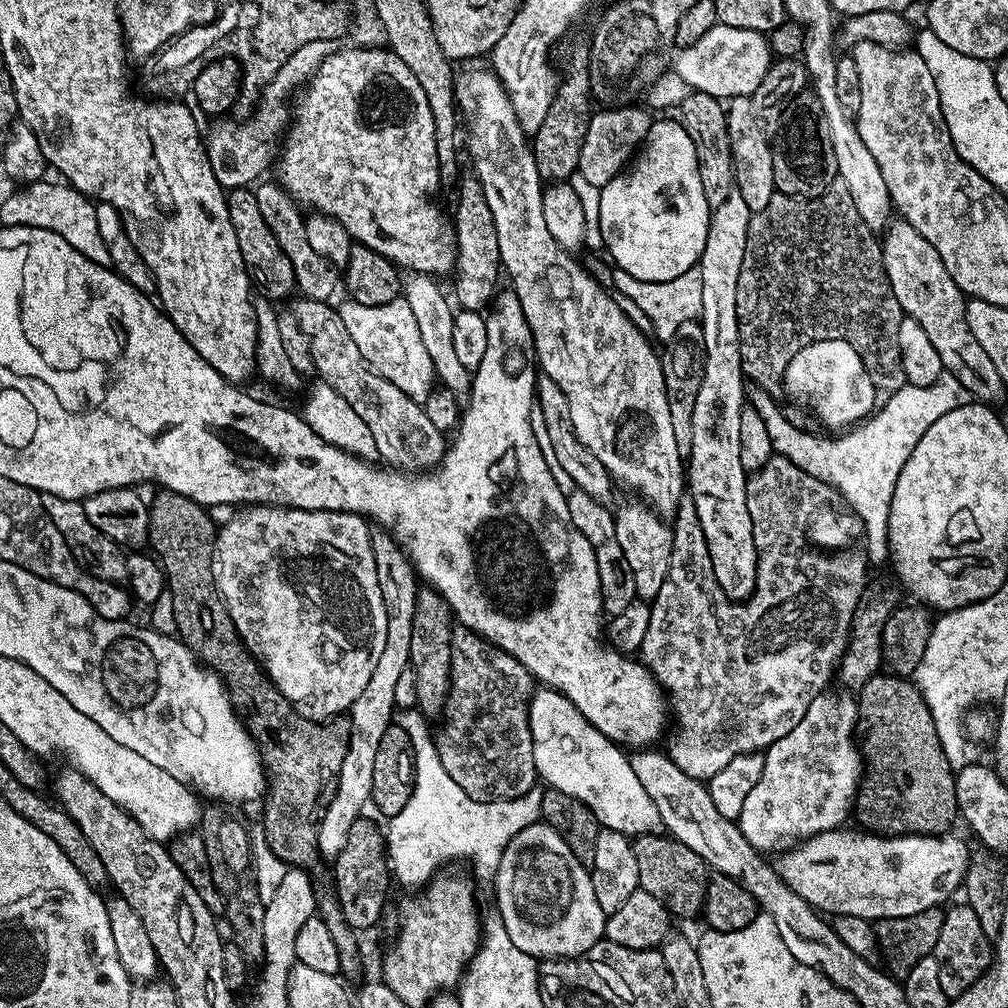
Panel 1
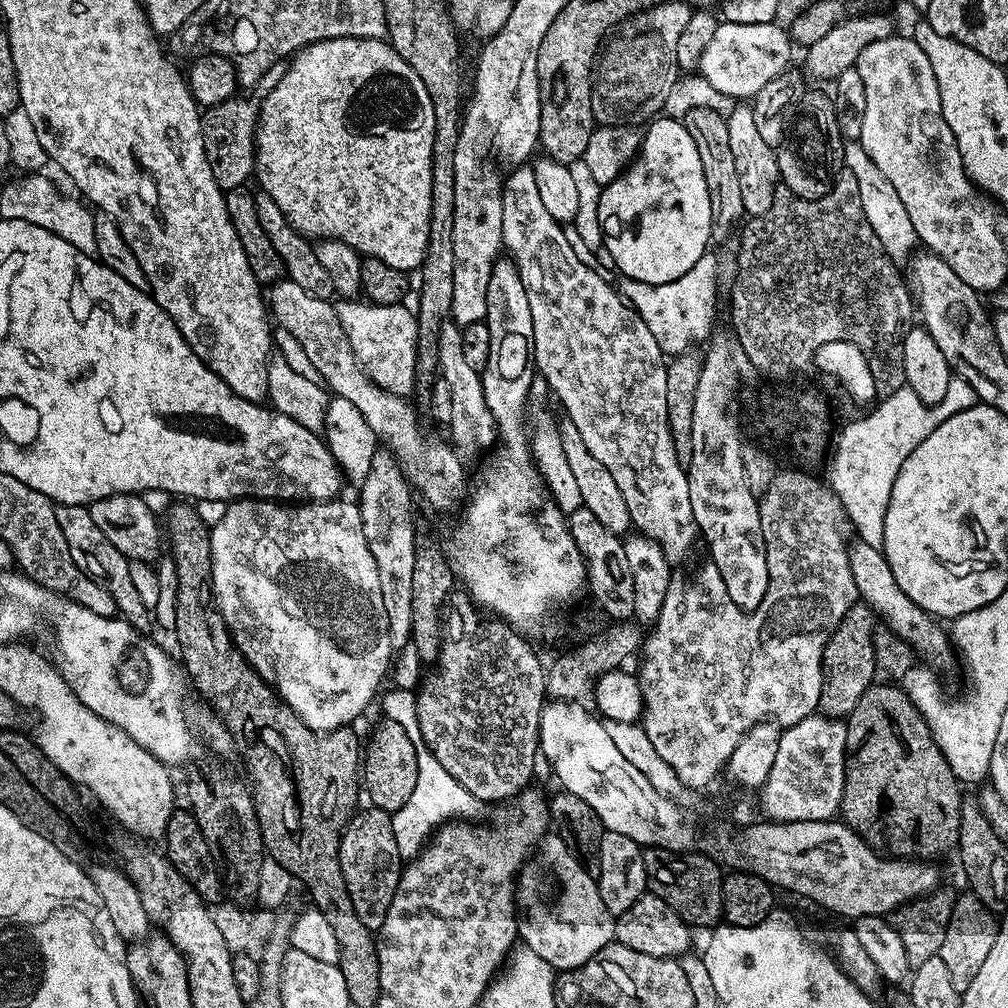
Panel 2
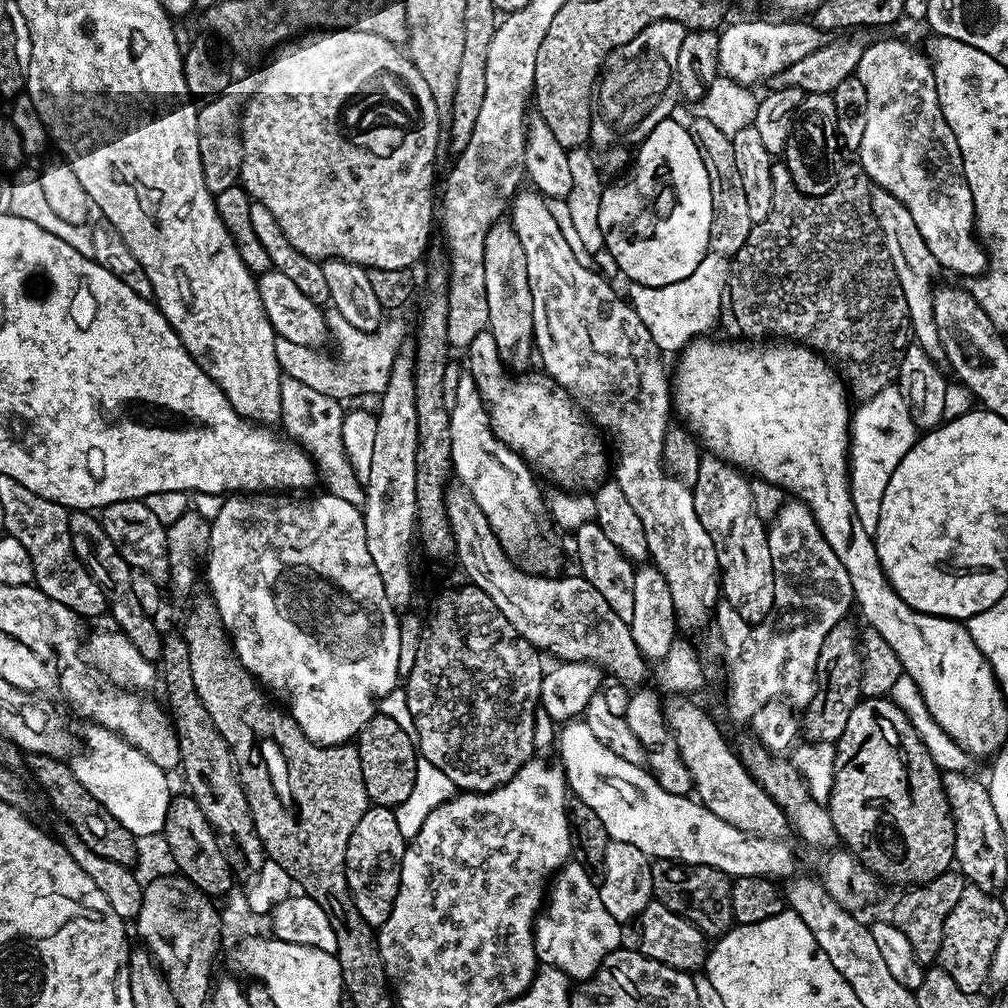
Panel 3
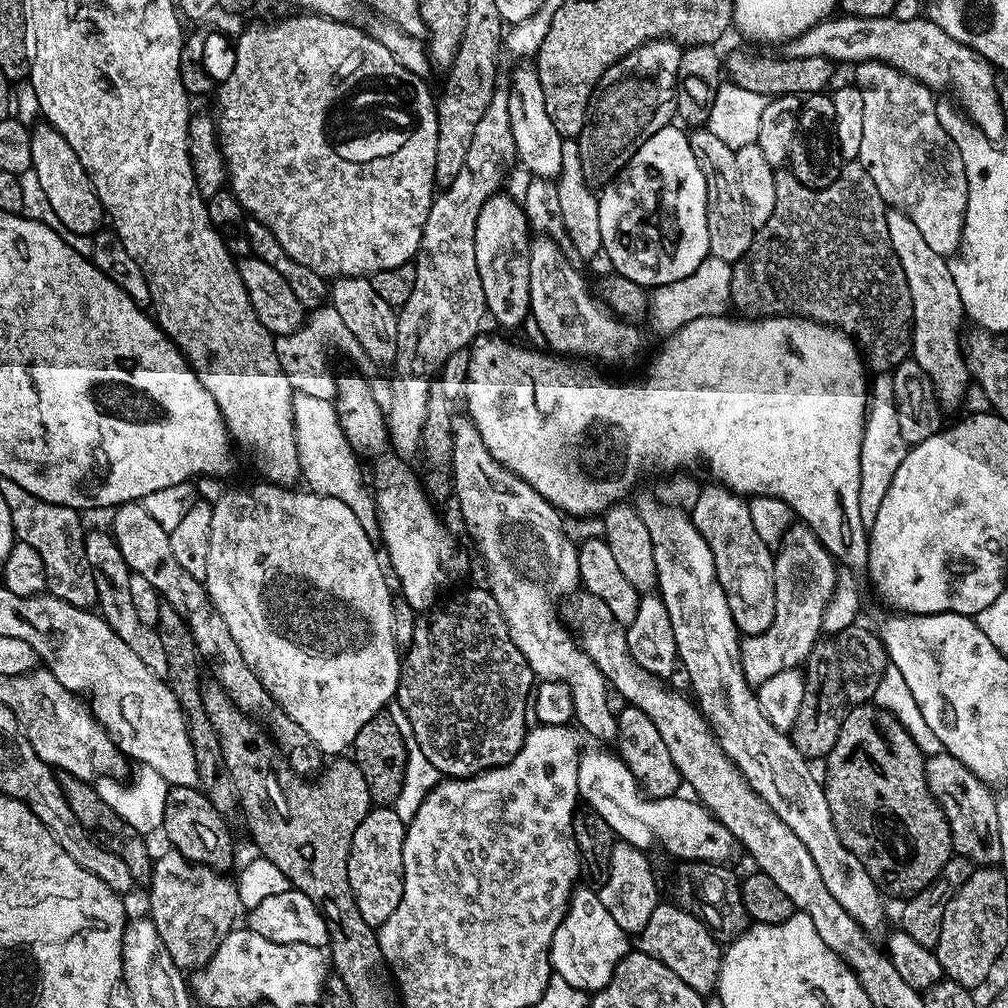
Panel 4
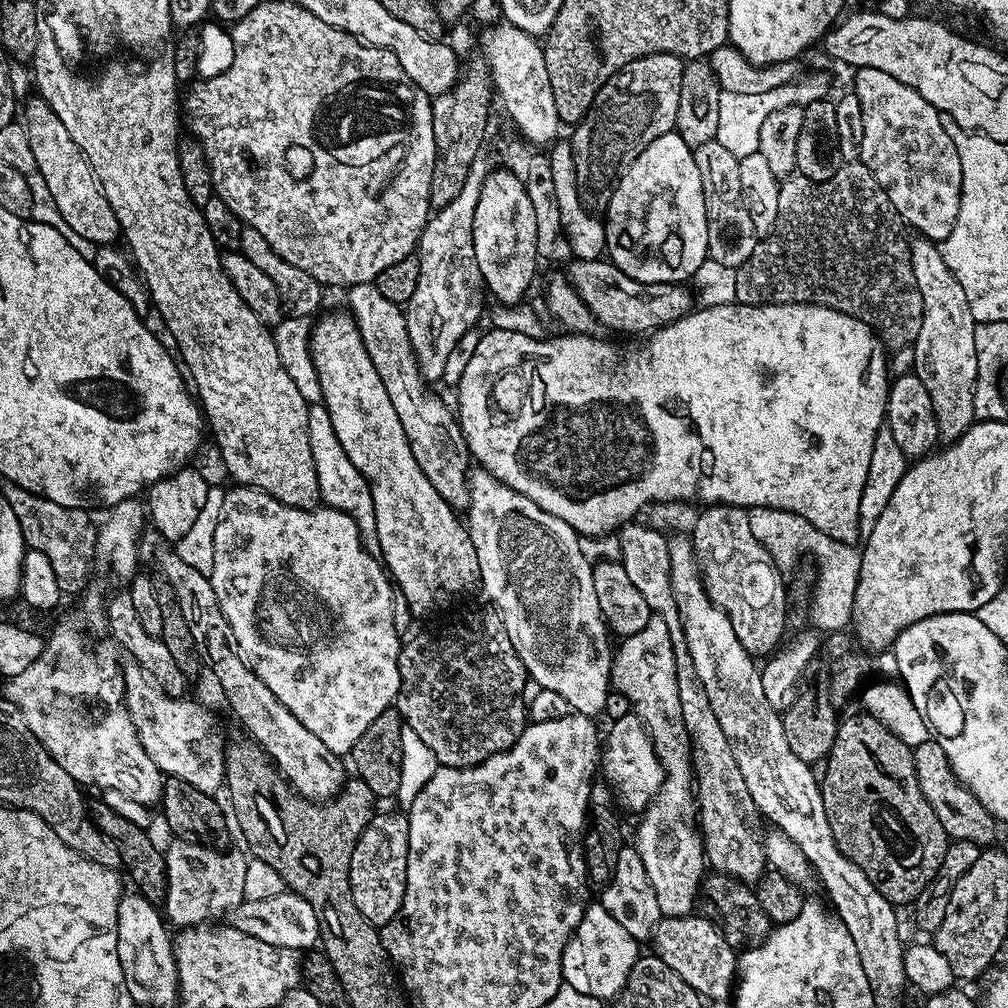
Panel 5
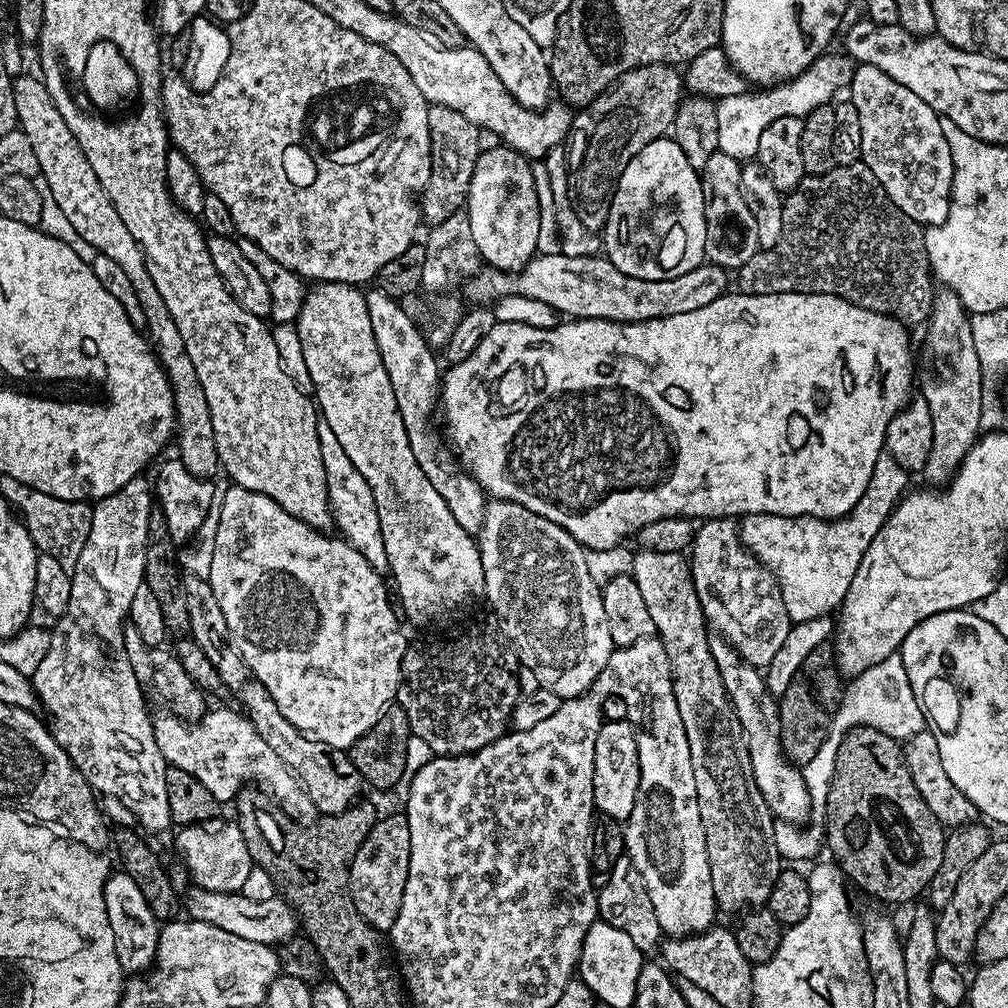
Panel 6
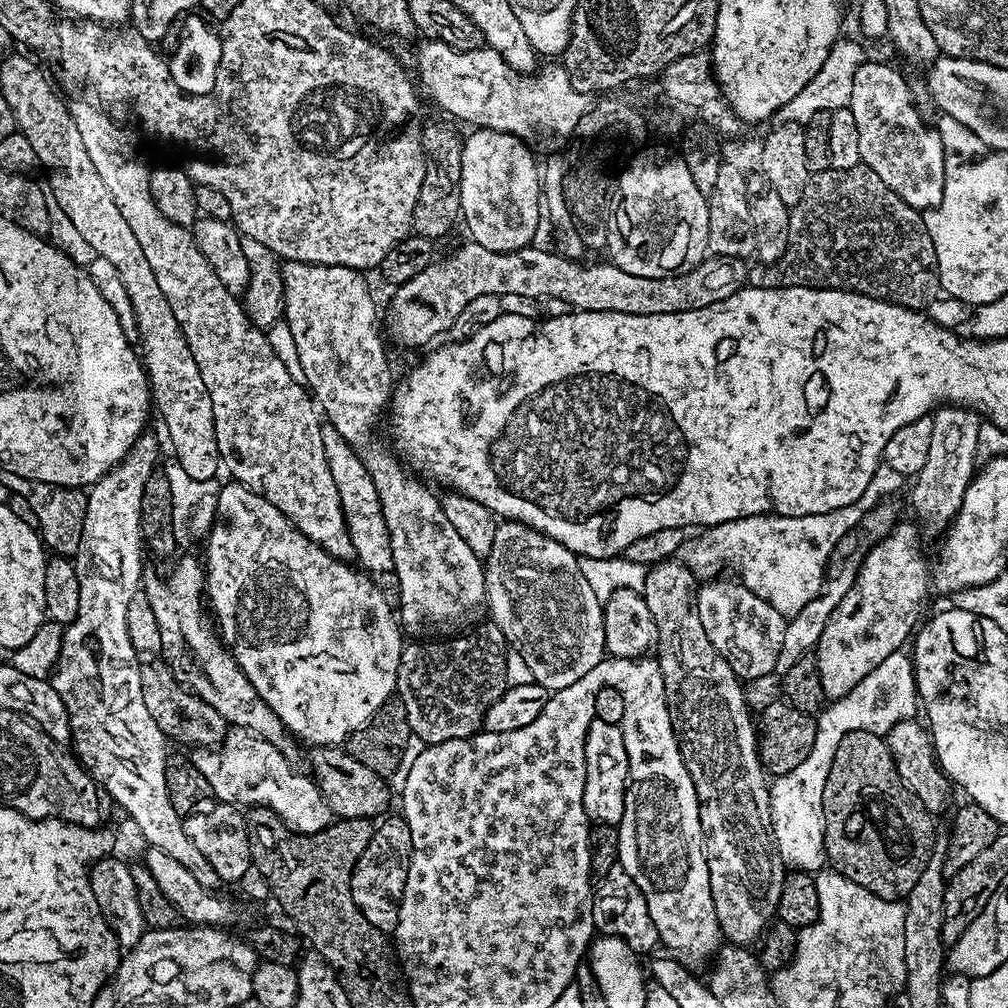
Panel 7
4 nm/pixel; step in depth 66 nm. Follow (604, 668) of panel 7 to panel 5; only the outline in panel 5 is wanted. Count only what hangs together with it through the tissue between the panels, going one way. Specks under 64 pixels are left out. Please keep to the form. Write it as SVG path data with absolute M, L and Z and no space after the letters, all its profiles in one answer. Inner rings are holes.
M657 619L655 624L656 640L649 634L641 634L619 641L620 649L616 648L611 657L611 687L629 700L651 736L664 767L662 786L639 817L634 841L636 853L642 858L642 866L646 866L650 886L654 886L661 917L691 916L696 896L698 900L706 879L706 853L701 833L684 821L694 816L694 766L685 740L684 721L680 719L676 655L670 630L662 619Z

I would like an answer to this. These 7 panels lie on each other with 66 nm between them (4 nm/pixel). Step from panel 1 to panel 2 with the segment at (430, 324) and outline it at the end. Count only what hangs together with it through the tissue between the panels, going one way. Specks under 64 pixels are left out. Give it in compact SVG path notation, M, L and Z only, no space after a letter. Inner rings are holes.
M445 322L438 334L437 356L441 379L450 385L451 417L446 425L451 434L449 437L456 450L467 455L466 453L472 453L476 446L488 446L492 442L494 444L497 441L498 433L493 415L486 406L483 377L479 369L470 366L470 362L466 362L466 354L462 354L463 337L461 325L455 322Z

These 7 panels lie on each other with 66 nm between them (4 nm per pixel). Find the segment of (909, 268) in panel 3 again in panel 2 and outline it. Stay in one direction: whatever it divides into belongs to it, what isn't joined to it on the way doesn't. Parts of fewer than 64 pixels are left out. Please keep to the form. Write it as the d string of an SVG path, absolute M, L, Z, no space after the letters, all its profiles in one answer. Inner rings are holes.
M859 142L845 143L844 168L850 174L854 174L854 182L858 182L862 214L870 230L874 230L878 242L882 242L885 254L898 266L907 265L910 257L917 251L918 241L914 222L910 222L910 214L906 214L906 206L902 206L902 198L898 198L893 184L888 181L886 174L882 174L882 170L878 170L878 166L874 166L874 162L870 162L870 154L866 154Z

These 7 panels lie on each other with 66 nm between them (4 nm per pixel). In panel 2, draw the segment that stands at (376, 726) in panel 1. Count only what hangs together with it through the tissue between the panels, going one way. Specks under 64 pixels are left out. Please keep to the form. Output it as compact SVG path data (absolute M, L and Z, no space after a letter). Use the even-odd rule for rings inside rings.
M378 450L374 454L374 460L370 462L370 474L366 474L363 484L359 485L360 500L358 499L358 507L360 509L360 517L362 518L362 534L366 534L366 546L370 546L370 554L374 554L374 566L378 566L378 582L382 582L382 606L386 606L386 618L388 619L388 629L390 630L390 642L393 649L399 650L406 646L412 636L412 623L410 622L410 602L414 599L414 586L412 579L414 578L414 558L416 557L416 542L418 533L412 529L412 494L414 498L414 488L408 484L407 478L403 476L399 463L388 450Z

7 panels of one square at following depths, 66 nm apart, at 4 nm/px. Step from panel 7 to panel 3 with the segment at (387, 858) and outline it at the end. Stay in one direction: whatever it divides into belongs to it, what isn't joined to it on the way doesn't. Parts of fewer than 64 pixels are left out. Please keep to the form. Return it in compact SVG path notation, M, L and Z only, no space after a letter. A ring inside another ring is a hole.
M369 806L366 814L362 814L358 821L358 826L354 826L354 834L350 834L344 859L346 882L358 914L366 918L373 930L379 930L386 918L390 918L394 898L398 898L400 857L403 856L405 847L406 839L398 830L397 819L391 808Z

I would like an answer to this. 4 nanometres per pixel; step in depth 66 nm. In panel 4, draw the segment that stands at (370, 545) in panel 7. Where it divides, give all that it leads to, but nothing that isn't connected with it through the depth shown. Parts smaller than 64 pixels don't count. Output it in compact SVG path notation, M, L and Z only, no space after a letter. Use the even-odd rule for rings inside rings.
M293 391L292 405L296 411L296 441L300 454L302 480L307 491L317 492L326 498L338 498L354 510L354 518L362 522L362 530L375 537L379 531L376 514L376 497L364 485L364 472L360 469L358 453L342 430L340 416L336 413L335 403L331 400L314 398L313 395Z

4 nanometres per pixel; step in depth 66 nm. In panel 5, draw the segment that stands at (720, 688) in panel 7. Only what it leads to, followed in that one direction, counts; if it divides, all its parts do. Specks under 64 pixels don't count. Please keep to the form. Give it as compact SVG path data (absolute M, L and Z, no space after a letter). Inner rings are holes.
M629 522L619 529L620 565L626 570L630 582L646 598L646 606L659 619L666 622L676 655L676 681L680 691L680 719L684 721L684 731L690 734L690 748L694 753L694 792L698 797L699 829L702 831L704 851L709 865L717 873L740 881L741 884L755 885L764 879L769 867L764 849L764 836L756 829L758 813L750 790L746 790L746 778L738 770L738 762L732 753L732 743L726 738L714 710L706 698L704 688L696 679L696 671L684 641L684 623L676 608L674 590L670 582L670 554L665 533L648 526L647 523Z

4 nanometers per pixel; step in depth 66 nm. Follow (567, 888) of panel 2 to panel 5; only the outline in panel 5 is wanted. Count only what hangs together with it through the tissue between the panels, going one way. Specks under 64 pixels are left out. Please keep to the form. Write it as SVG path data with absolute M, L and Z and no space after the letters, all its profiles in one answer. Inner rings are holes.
M592 902L584 909L582 922L568 939L562 954L563 983L605 1002L615 1001L626 986L636 961L642 955L641 945L604 909L603 903Z

